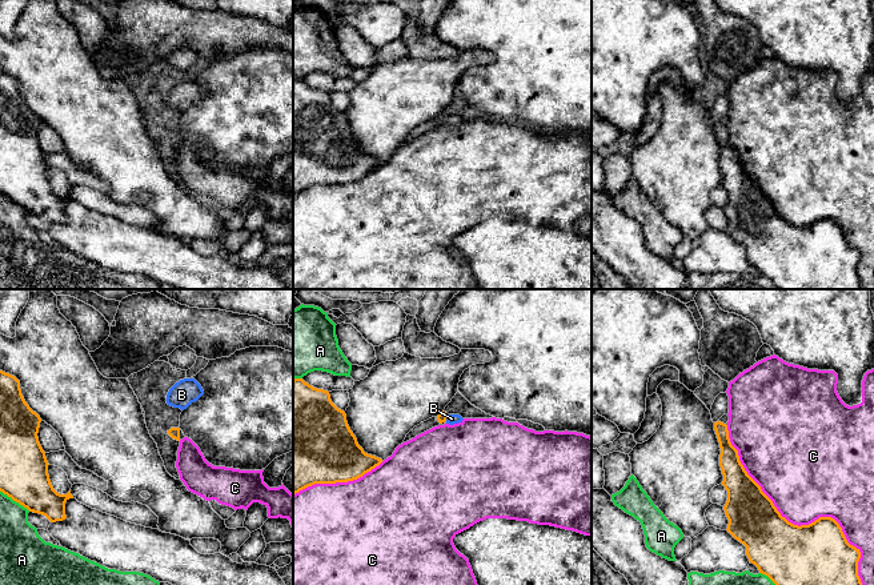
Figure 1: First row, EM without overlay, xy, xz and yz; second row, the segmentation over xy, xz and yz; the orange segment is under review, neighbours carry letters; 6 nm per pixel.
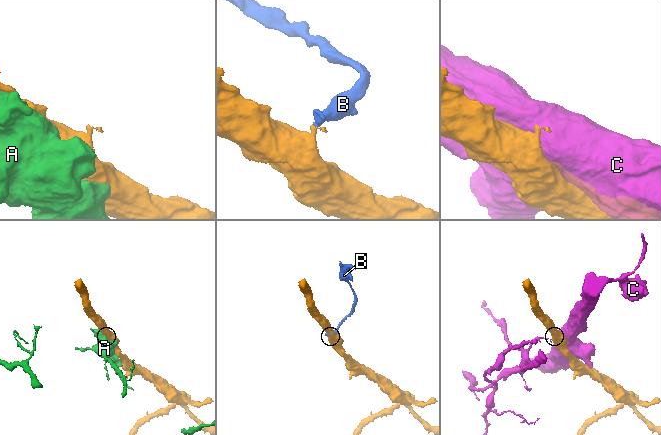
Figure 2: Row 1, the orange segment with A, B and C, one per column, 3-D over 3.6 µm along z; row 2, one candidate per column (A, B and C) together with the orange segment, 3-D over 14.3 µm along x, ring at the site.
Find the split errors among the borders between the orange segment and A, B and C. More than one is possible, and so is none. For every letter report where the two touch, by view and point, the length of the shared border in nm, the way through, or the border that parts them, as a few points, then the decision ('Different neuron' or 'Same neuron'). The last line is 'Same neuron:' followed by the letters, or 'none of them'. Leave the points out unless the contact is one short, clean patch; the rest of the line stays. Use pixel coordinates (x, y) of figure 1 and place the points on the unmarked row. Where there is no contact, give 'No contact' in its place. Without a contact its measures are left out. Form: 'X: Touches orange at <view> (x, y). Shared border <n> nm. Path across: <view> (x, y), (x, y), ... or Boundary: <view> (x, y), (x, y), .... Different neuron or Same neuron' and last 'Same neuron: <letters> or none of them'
A: Touches orange at xy (15, 201). Shared border 220 nm. Different neuron
B: Touches orange at xz (446, 119). Shared border 50 nm. Boundary: xz (449, 116), (445, 121). Different neuron
C: Touches orange at yz (797, 227). Shared border 1300 nm. Different neuron
Same neuron: none of them

